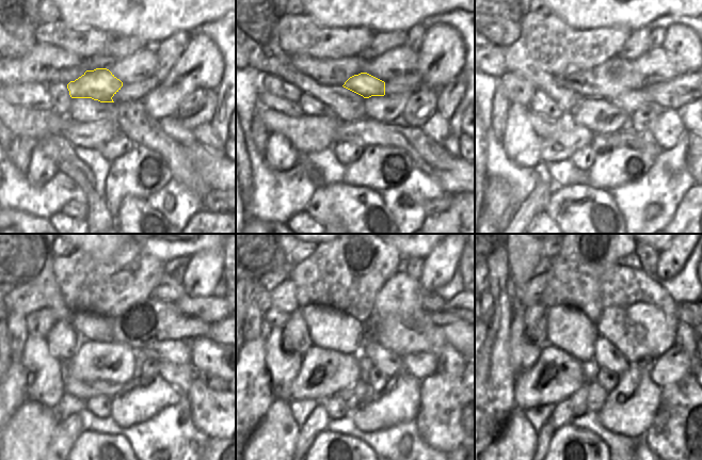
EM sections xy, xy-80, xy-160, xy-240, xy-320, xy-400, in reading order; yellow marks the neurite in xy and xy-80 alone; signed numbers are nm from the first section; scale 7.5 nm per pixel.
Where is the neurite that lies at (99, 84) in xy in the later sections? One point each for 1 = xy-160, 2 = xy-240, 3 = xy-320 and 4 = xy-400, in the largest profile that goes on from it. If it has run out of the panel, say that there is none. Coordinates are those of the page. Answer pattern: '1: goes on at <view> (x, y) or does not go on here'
1: goes on at xy-160 (629, 101)
2: goes on at xy-240 (176, 351)
3: goes on at xy-320 (420, 365)
4: goes on at xy-400 (670, 367)

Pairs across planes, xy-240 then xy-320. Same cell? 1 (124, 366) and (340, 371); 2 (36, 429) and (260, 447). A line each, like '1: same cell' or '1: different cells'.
1: same cell
2: same cell

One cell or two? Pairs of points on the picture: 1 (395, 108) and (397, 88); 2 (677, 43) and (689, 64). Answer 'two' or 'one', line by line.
1: two
2: one

